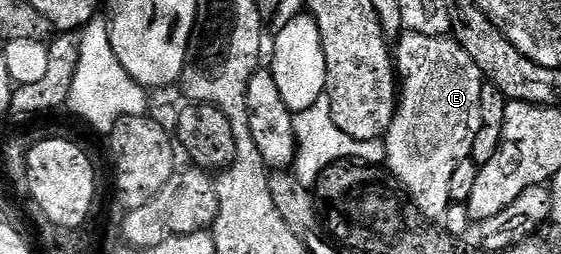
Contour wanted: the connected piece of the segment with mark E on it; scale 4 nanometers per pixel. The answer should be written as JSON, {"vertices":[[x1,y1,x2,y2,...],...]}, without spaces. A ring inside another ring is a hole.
{"vertices":[[406,32,396,45,395,69,399,74,399,100,391,127,383,138,386,147,384,164,409,198,420,207,421,214,428,221,437,223,444,218,451,204,451,175,455,175,455,167,473,156,475,135,479,135,481,122,479,95,483,78,479,67,475,67,475,59,471,59,471,55,467,55,467,51,463,51,463,47,459,47,452,36,432,37]]}

